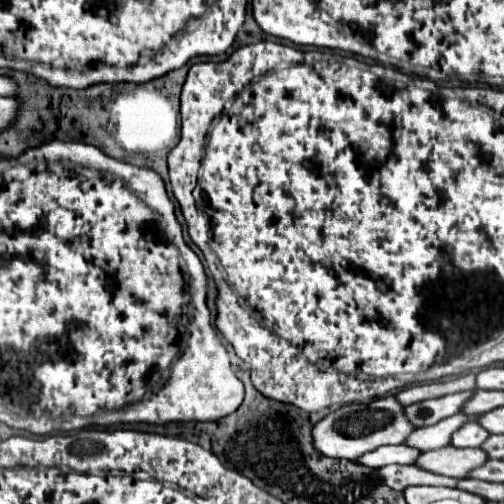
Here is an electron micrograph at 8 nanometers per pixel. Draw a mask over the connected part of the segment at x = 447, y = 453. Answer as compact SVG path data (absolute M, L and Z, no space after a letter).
M446 446L440 450L422 452L418 456L418 462L414 462L414 466L450 478L464 478L470 470L482 466L486 460L488 456L480 448Z

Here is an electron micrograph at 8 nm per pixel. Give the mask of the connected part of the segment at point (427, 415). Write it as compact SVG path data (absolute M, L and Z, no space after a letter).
M458 392L458 394L450 394L450 396L442 396L442 398L424 400L424 402L416 402L416 404L410 404L410 406L404 406L406 418L410 418L414 428L436 424L436 422L460 412L462 404L470 396L472 396L472 392Z

